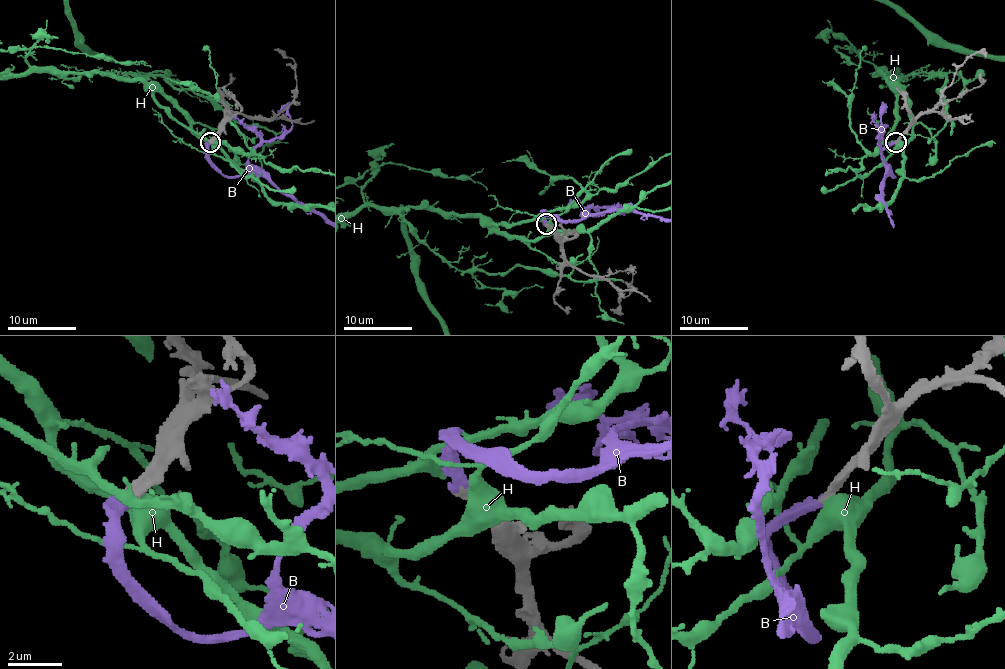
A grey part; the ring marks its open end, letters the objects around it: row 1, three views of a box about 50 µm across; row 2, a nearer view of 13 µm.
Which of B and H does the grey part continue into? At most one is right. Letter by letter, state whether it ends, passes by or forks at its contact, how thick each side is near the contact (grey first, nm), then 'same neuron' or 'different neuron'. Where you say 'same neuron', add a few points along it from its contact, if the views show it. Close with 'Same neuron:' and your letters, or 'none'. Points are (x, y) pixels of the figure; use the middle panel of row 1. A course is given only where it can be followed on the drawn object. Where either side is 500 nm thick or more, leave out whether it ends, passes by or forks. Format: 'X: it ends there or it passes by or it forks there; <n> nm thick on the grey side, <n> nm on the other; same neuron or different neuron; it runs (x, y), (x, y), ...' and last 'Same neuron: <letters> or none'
B: it ends there; 420 nm thick on the grey side, 420 nm on the other; same neuron
H: 480 nm thick on the grey side, 750 nm on the other; different neuron
Same neuron: B

